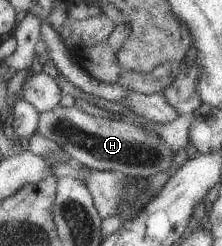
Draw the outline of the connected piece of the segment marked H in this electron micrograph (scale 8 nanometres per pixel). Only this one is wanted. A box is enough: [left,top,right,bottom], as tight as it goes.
[36,105,173,178]

